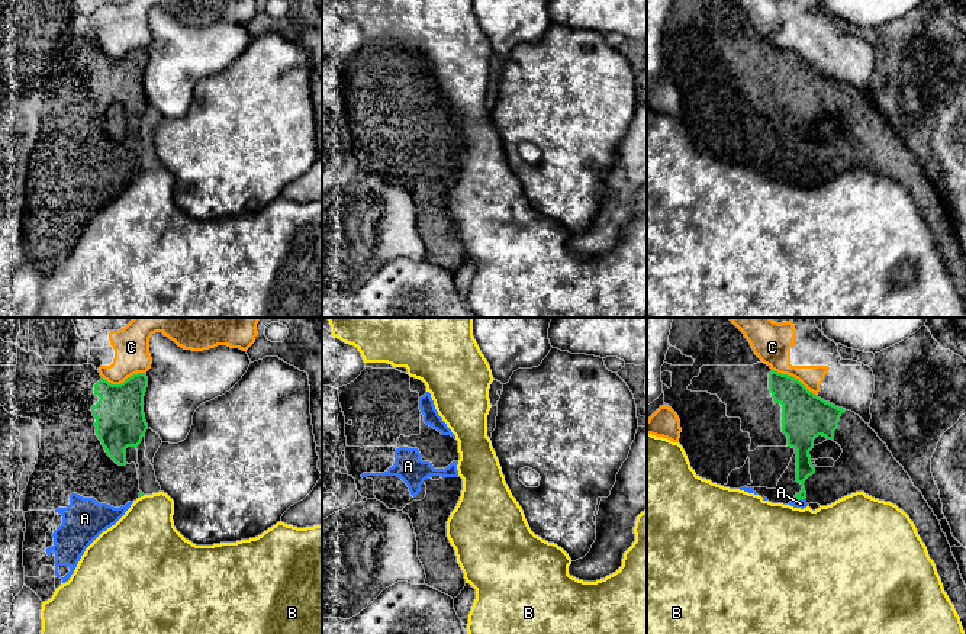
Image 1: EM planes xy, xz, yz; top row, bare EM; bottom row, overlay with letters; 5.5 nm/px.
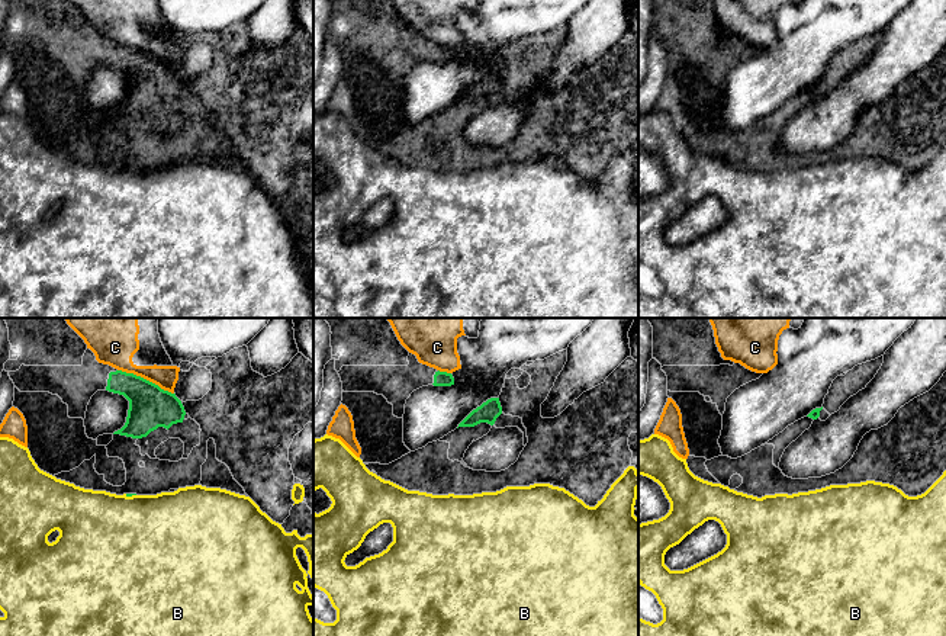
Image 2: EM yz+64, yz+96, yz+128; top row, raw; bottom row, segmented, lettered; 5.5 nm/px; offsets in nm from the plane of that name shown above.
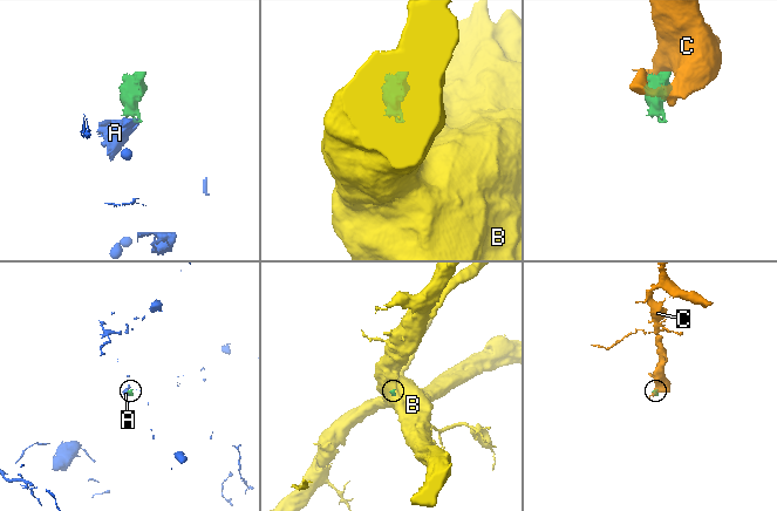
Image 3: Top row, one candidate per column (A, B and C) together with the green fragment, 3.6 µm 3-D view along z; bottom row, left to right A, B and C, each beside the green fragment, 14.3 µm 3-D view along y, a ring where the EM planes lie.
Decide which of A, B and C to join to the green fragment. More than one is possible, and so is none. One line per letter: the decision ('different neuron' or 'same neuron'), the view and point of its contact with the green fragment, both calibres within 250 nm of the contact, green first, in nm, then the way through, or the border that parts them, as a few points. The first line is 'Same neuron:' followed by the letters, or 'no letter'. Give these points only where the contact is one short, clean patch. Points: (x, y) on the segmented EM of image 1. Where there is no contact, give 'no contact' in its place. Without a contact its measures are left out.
Same neuron: no letter
A: different neuron; meets green in yz at (801, 498); 50 nm thick on the green side, 50 nm on the other; border along yz (805, 498), (798, 501)
B: different neuron; meets green in xy at (141, 495); 20 nm thick on the green side, 360 nm on the other; border along xy (144, 495), (139, 498)
C: different neuron; meets green in xy at (125, 380); 280 nm thick on the green side, 200 nm on the other; border along xy (145, 372), (131, 375), (119, 383), (109, 383), (102, 377)

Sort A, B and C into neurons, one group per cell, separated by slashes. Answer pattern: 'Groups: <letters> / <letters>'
Groups: A B / C

